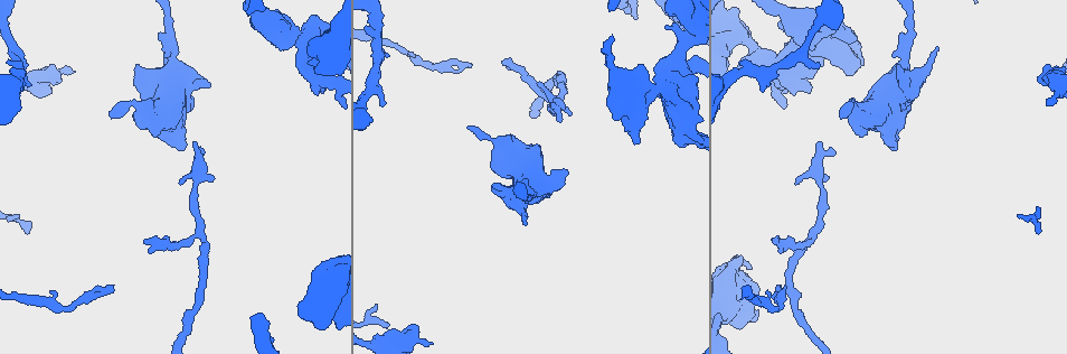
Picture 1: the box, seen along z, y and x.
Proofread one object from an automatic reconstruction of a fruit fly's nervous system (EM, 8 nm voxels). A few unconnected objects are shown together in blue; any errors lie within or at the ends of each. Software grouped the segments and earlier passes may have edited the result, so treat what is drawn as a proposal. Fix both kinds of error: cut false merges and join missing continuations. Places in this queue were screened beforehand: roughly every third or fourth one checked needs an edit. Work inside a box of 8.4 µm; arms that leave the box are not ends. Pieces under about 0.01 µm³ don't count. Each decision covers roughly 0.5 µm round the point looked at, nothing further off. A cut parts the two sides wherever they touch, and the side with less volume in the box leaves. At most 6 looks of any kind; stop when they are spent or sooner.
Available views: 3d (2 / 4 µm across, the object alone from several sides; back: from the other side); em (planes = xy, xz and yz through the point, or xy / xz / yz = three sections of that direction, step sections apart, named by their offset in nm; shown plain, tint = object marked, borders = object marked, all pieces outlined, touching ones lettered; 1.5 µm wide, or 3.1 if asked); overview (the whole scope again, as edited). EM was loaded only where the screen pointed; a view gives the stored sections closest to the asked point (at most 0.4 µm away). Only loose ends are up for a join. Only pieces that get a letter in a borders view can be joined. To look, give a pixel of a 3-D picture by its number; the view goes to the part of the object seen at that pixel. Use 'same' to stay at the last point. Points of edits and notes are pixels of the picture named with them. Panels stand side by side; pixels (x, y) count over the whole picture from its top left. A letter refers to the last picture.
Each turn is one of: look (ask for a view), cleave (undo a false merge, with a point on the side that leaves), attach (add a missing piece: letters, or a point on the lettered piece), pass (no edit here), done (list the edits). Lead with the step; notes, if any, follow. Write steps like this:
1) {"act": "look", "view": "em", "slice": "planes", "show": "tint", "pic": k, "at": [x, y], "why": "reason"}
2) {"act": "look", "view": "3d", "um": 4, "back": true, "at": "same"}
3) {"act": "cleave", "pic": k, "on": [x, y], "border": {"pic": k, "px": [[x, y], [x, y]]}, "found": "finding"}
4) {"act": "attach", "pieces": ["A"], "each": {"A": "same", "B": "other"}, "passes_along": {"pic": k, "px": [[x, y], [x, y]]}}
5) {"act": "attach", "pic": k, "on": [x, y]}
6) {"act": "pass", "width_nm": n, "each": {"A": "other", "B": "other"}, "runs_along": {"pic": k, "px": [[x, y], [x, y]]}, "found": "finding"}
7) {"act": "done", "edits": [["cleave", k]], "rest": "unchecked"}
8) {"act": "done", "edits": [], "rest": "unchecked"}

{"act": "look", "view": "em", "slice": "xy", "step": 8, "show": "borders", "pic": 1, "at": [664, 28], "why": "branch stops here"}

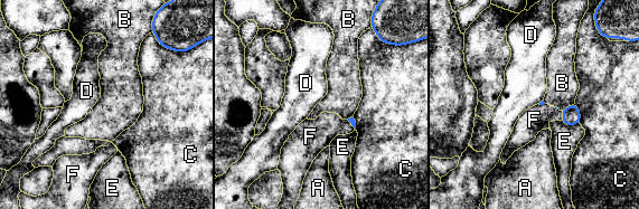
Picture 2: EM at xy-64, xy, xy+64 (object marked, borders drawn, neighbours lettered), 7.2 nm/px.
{"act": "attach", "pieces": ["F"], "each": {"A": "other", "B": "other", "C": "other", "D": "other", "E": "other", "F": "same"}, "passes_along": {"pic": 2, "px": [[571, 115], [563, 115], [534, 120]]}, "found": "it goes on there"}

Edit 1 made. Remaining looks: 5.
{"act": "look", "view": "overview", "why": "see it whole again"}

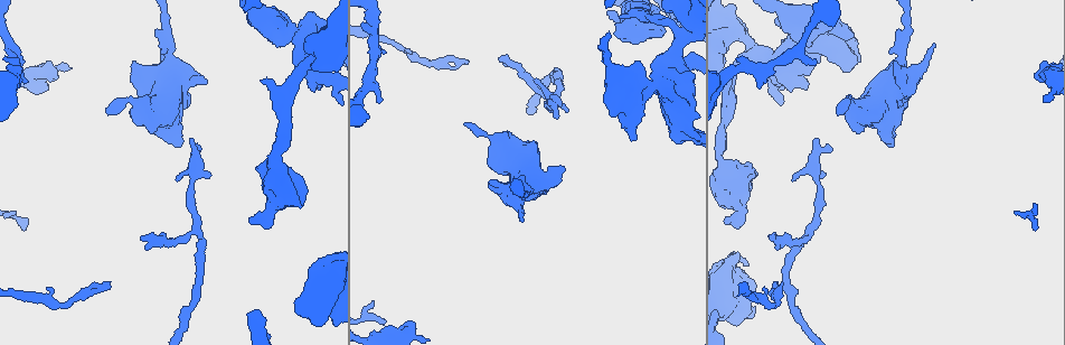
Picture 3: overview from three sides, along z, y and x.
{"act": "look", "view": "em", "slice": "planes", "show": "borders", "pic": 3, "at": [500, 59], "why": "thin end"}

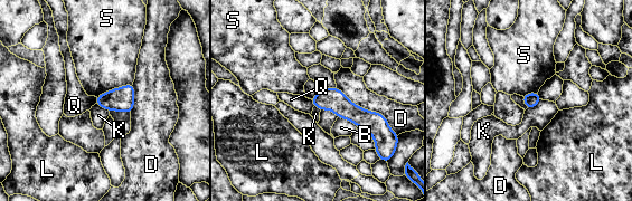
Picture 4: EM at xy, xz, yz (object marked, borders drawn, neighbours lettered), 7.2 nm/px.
{"act": "pass", "each": {"B": "other", "D": "other", "K": "other", "L": "other", "Q": "other", "S": "other"}, "runs_along": {"pic": 4, "px": [[316, 99], [333, 99], [380, 125]]}, "found": "none of them fits"}

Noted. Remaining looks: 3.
{"act": "look", "view": "3d", "um": 4, "pic": 3, "at": [893, 145], "why": "an open end"}

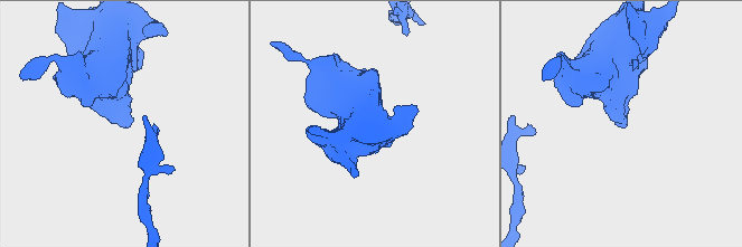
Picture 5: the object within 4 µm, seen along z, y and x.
{"act": "look", "view": "em", "slice": "planes", "show": "borders", "pic": 5, "at": [623, 127]}

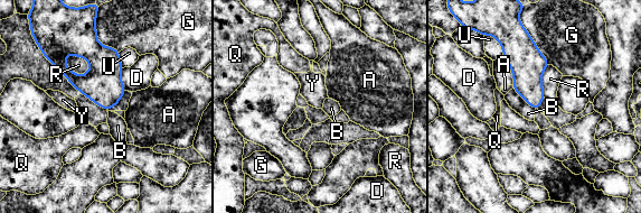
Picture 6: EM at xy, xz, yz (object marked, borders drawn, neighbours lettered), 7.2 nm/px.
{"act": "pass", "each": {"A": "other", "B": "other", "D": "other", "G": "other", "Q": "other", "R": "other", "U": "other", "Y": "other"}, "border": {"pic": 6, "px": [[512, 89], [535, 110]]}, "found": "no lettered piece goes on from it"}

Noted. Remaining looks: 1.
{"act": "done", "edits": [["attach", 2]], "rest": "unchecked"}

